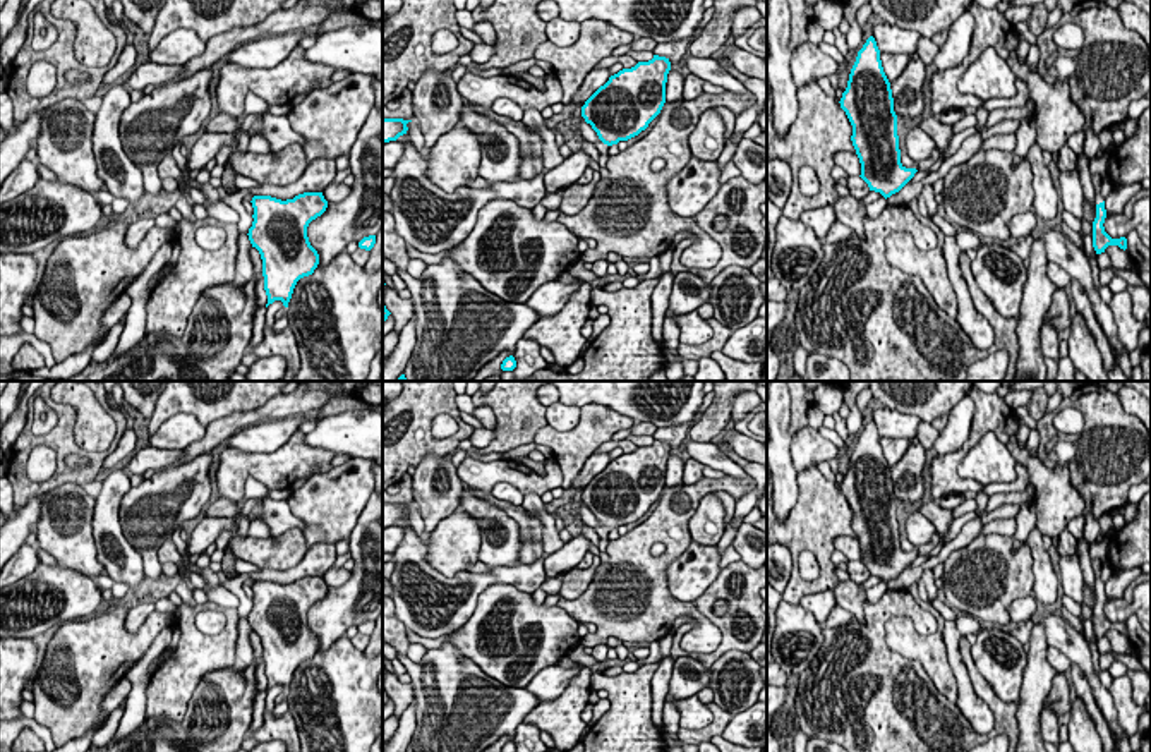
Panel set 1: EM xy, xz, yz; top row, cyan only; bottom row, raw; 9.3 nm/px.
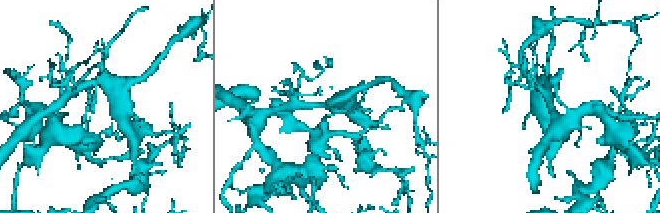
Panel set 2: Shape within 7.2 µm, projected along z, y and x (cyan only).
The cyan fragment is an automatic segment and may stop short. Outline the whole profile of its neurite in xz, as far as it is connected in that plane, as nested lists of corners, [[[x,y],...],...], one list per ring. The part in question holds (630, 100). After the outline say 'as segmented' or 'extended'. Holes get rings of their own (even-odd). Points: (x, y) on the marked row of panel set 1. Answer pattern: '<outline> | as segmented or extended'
[[[654,55],[611,76],[582,106],[582,117],[597,132],[595,148],[609,155],[609,148],[628,141],[648,127],[666,103],[666,82],[671,62]]] | extended

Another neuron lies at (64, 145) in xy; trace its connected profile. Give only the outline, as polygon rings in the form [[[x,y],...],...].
[[[67,98],[45,108],[36,139],[36,163],[91,196],[105,189],[93,153],[94,122],[96,113],[91,113],[84,101]]]

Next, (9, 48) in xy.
[[[29,0],[22,15],[19,17],[19,22],[10,29],[5,41],[0,45],[0,64],[5,72],[12,70],[12,64],[15,55],[19,53],[21,46],[26,41],[27,33],[27,19],[31,17],[31,12],[36,9],[36,5],[41,0]]]

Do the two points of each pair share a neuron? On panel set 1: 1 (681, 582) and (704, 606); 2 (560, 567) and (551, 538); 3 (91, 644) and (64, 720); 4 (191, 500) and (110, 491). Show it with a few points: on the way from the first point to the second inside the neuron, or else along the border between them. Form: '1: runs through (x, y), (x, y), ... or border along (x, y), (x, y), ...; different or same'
1: border along (723, 569), (693, 601); different
2: border along (565, 543), (548, 557); different
3: runs through (91, 663), (91, 692), (83, 703); same
4: border along (129, 488), (119, 509), (122, 533); different

